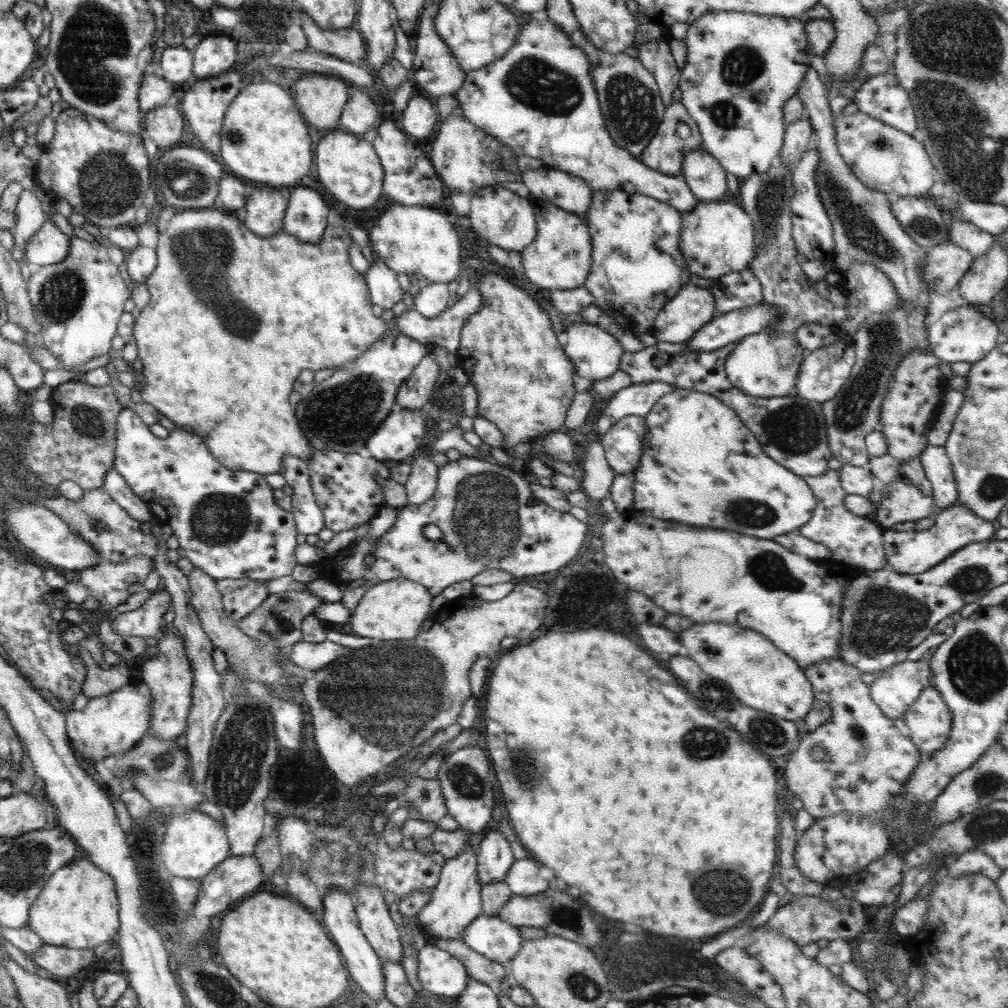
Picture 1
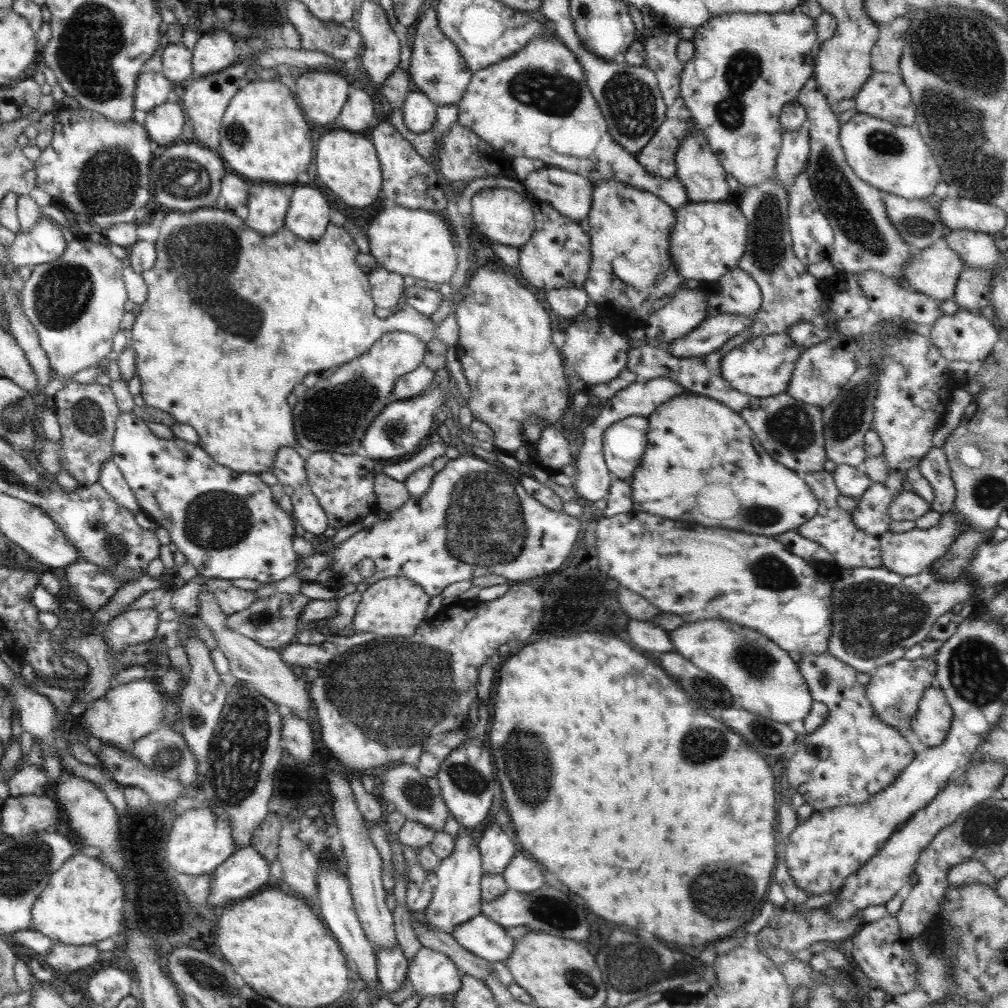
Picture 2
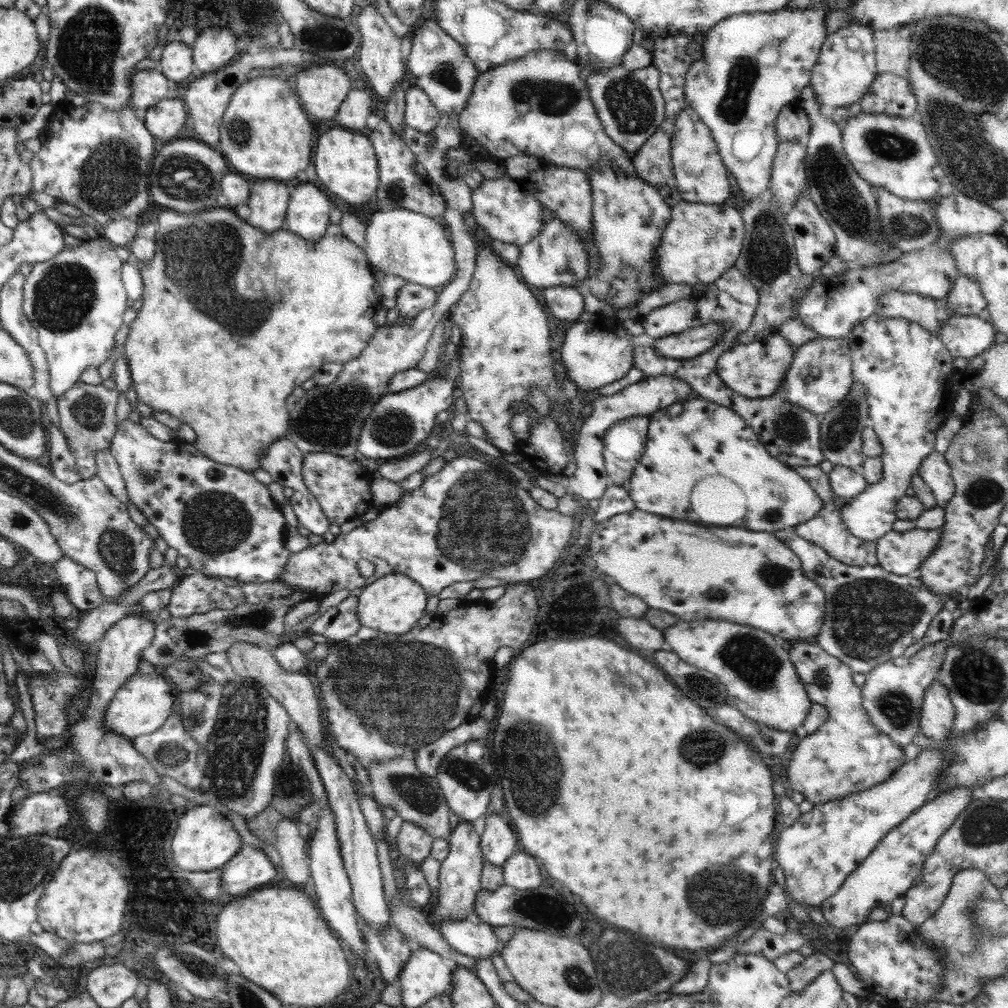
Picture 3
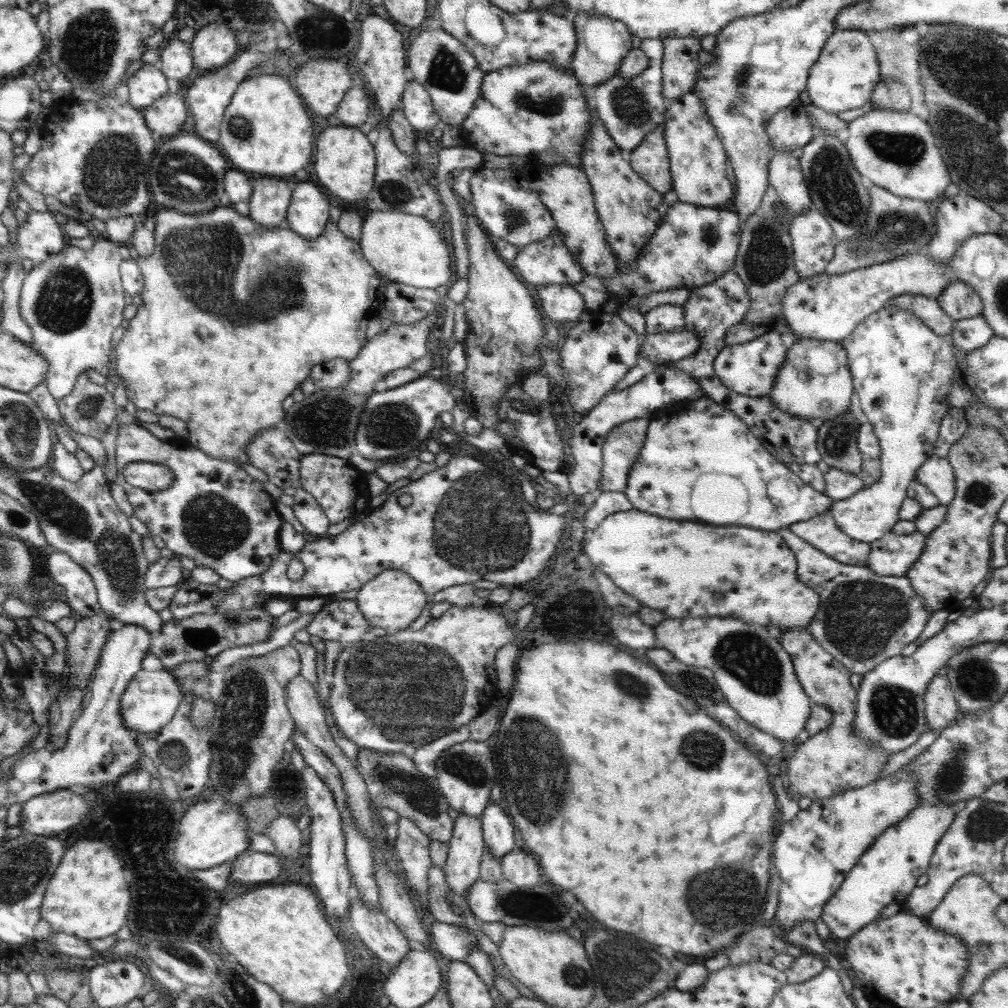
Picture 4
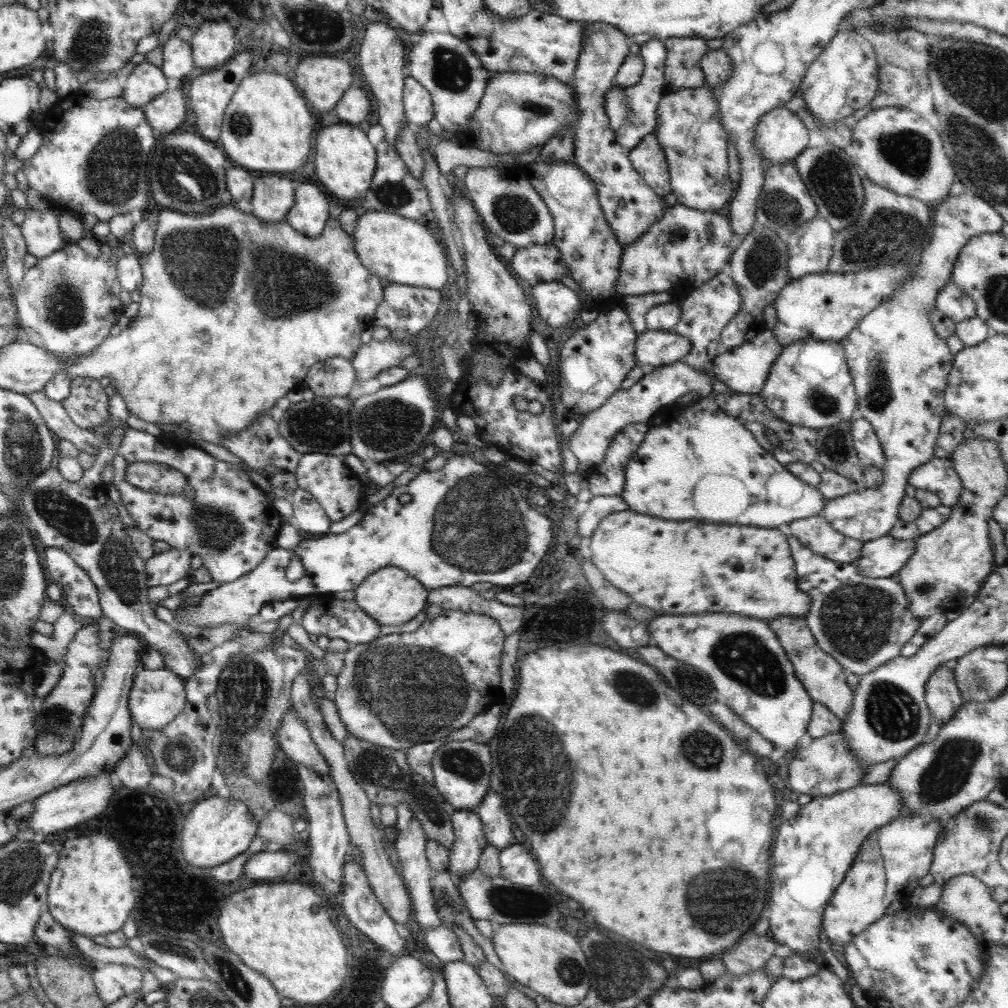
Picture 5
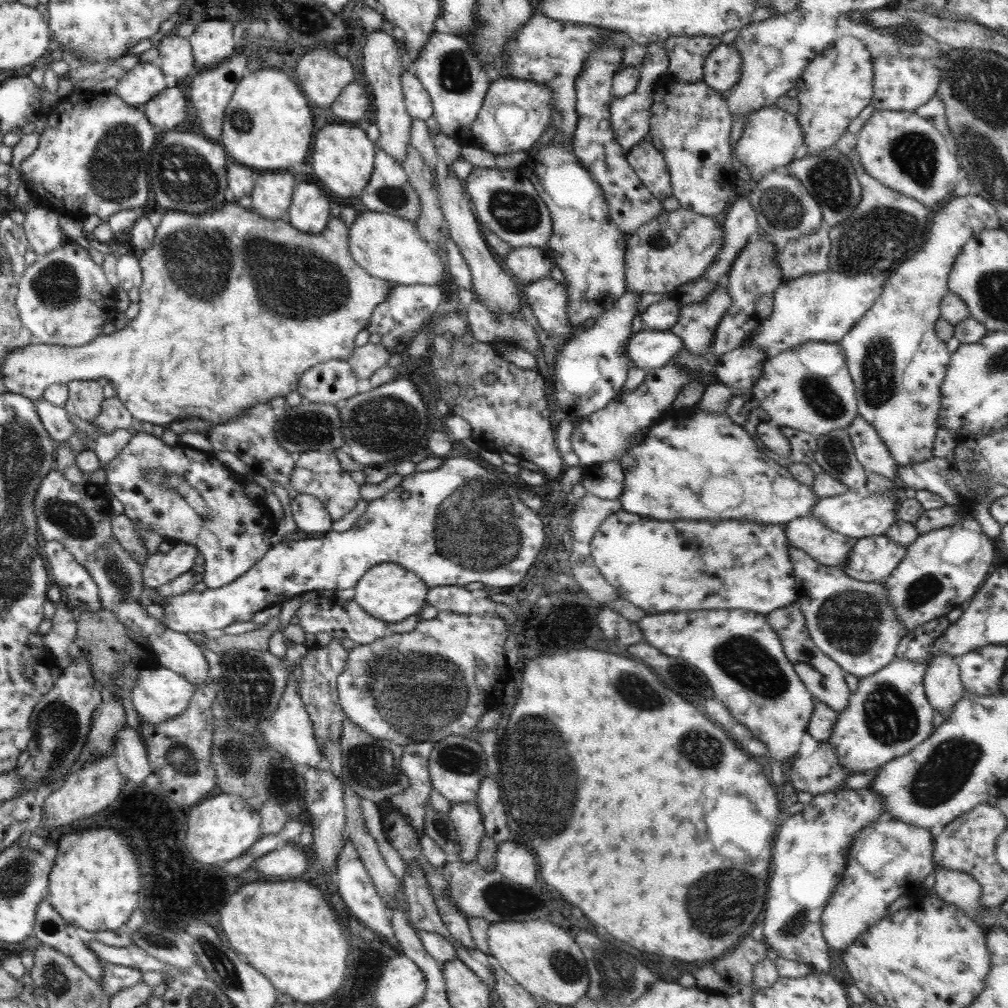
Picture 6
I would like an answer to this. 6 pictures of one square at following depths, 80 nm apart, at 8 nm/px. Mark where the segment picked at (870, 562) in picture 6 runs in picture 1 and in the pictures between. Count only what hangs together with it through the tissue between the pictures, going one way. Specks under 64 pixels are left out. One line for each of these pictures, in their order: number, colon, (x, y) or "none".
1: (912, 552)
2: (908, 553)
3: (901, 553)
4: (893, 554)
5: (882, 557)

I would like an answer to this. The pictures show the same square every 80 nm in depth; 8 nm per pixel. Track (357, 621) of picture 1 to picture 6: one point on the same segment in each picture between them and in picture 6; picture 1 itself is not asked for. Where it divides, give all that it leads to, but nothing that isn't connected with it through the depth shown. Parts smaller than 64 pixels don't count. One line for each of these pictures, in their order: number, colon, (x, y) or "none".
2: (392, 607)
3: (394, 603)
4: (393, 600)
5: (390, 596)
6: (390, 593)

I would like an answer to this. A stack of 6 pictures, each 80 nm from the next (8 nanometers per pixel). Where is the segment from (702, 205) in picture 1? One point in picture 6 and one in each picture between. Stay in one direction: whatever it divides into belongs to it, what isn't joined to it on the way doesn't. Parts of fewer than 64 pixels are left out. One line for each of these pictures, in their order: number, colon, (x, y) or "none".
2: (707, 256)
3: (700, 242)
4: (694, 245)
5: (685, 248)
6: (676, 247)

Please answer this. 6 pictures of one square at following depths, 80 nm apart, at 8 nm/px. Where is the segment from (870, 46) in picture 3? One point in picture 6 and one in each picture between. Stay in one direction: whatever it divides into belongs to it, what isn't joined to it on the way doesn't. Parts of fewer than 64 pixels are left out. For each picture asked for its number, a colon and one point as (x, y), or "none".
4: (843, 78)
5: (843, 78)
6: (836, 86)

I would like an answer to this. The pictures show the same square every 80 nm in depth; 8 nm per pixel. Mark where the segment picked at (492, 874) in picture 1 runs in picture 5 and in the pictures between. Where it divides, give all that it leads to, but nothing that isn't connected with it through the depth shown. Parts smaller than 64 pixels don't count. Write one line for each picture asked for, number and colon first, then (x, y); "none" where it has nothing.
2: (496, 850)
3: (498, 841)
4: (498, 829)
5: (496, 822)

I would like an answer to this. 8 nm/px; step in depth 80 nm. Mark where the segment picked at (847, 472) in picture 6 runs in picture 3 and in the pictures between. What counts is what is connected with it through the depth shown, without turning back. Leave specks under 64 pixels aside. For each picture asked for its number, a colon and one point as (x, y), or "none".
3: (840, 431)
4: (837, 438)
5: (835, 444)

